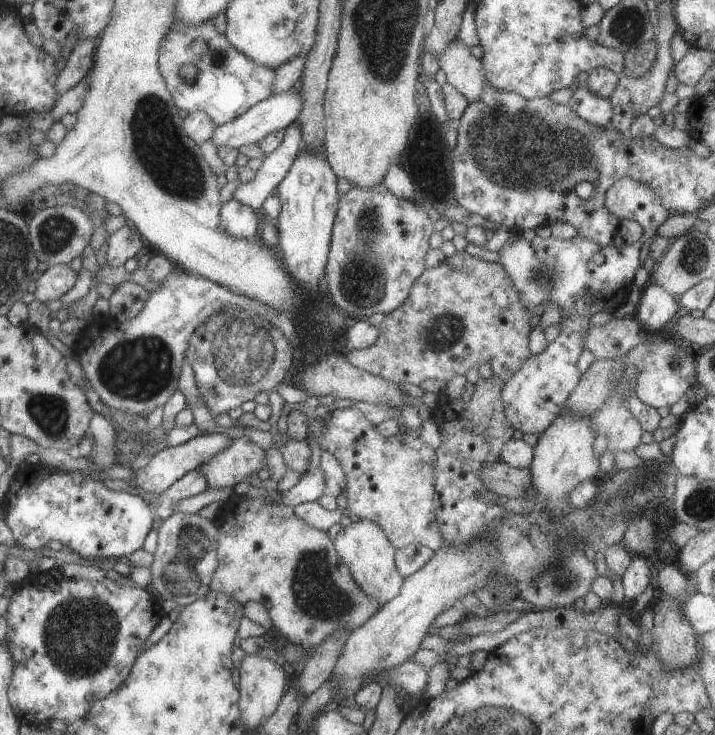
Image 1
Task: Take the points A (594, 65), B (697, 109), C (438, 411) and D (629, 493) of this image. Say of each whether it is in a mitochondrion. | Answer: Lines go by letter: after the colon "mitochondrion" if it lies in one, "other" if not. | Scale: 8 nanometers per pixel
A: other
B: other
C: other
D: mitochondrion

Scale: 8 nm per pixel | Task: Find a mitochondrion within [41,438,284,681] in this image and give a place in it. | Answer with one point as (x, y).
(182, 571)

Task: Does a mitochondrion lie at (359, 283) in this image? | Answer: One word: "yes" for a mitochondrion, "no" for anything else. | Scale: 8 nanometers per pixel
yes

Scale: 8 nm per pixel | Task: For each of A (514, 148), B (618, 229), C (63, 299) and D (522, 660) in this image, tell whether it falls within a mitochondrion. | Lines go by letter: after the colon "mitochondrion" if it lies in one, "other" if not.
A: mitochondrion
B: other
C: other
D: other

